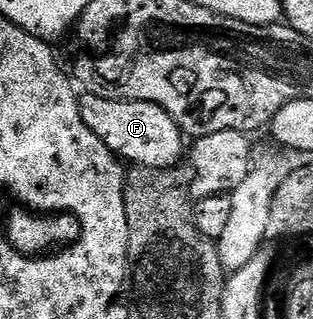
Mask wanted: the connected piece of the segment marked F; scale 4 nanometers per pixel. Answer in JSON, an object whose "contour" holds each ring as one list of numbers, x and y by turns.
{"contour":[[87,93,79,96,82,121,125,164,138,167,175,168,176,162,186,155,186,136,179,125,162,109,146,101,133,99,103,99]]}

